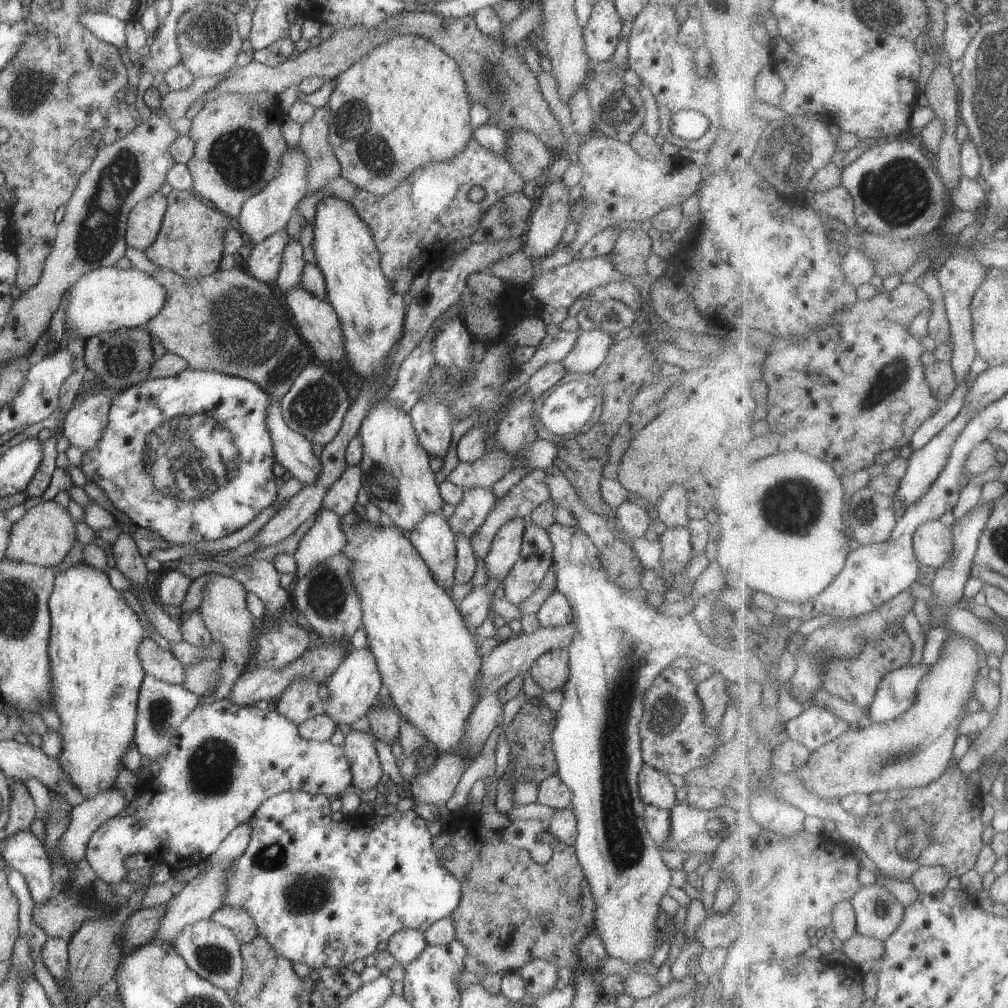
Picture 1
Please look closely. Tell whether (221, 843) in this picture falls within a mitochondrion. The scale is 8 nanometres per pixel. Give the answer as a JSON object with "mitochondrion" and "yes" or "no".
{"mitochondrion":"no"}

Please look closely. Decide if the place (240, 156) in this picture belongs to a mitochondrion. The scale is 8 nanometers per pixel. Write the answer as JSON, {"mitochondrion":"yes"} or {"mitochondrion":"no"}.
{"mitochondrion":"yes"}

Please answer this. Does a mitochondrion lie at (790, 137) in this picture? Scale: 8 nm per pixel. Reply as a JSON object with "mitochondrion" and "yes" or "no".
{"mitochondrion":"yes"}

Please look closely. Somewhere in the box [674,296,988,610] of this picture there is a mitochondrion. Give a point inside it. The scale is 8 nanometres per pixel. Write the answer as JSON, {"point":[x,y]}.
{"point":[792,503]}

